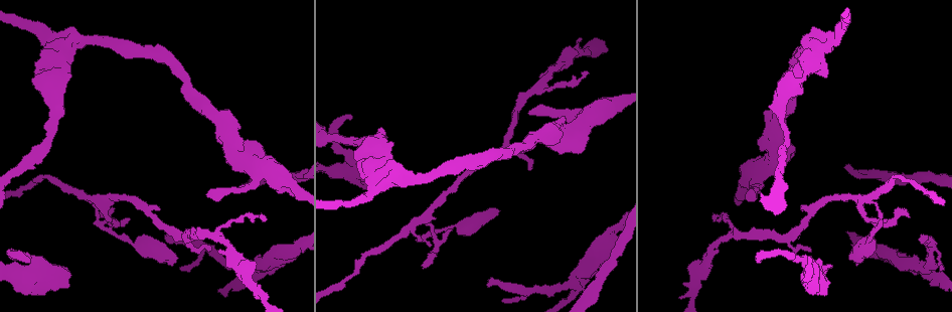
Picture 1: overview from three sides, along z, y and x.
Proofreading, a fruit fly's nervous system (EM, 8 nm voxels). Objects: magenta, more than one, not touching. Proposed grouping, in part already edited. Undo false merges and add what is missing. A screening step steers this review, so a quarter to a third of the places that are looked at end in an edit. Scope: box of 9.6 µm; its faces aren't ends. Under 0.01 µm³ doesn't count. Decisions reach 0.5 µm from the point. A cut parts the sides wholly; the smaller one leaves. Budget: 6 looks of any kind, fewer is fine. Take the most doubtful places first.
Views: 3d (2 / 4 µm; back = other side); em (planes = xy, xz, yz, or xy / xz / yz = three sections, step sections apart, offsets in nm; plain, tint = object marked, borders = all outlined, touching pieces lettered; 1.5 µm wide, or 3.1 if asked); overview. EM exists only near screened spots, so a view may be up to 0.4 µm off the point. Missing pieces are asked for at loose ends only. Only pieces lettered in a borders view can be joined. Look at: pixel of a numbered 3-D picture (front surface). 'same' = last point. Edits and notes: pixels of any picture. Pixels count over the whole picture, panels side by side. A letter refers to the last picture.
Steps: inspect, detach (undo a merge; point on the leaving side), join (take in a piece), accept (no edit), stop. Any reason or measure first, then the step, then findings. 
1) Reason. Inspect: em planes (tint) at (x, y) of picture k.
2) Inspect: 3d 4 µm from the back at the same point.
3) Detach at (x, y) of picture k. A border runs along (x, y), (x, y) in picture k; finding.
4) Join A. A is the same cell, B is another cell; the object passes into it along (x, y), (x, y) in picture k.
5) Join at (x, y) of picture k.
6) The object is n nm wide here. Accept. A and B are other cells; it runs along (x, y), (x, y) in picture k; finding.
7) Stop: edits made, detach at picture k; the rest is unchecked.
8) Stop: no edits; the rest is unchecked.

Thick end. Inspect: 3d 4 µm at (853, 259) of picture 1.

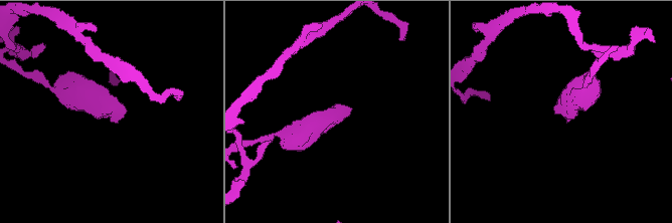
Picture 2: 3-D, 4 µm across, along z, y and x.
Inspect: em planes (borders) at (348, 113) of picture 2.

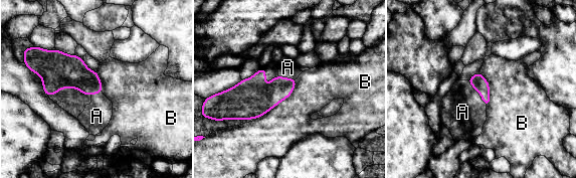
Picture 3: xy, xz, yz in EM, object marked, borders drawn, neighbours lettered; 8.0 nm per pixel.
Join at (462, 112) of picture 3. A is the same cell, B is another cell; it goes on there.

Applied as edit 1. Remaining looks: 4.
Inspect: overview.

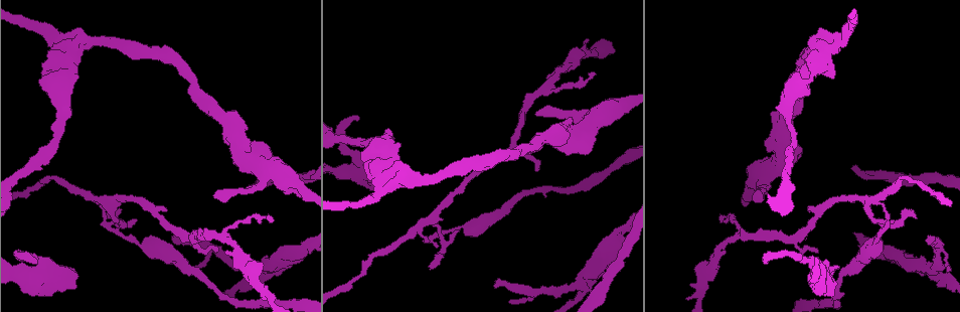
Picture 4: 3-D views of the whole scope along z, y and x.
Free end. Inspect: em planes (tint) at (833, 266) of picture 4.

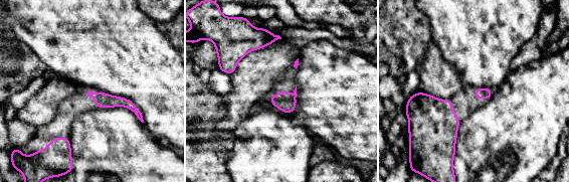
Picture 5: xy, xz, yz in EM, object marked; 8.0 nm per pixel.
Inspect: em planes (borders) at the same point.

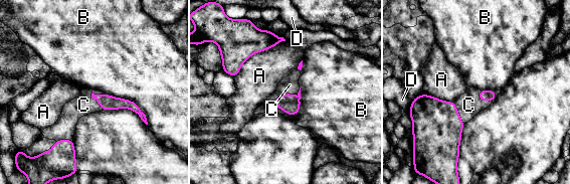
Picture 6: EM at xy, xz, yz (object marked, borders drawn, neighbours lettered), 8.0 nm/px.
Join at (290, 84) of picture 6. C is the same cell, A, B and D are other cells; the neuron continues.

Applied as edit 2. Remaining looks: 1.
A fork. Inspect: em planes (borders) at (789, 240) of picture 4.

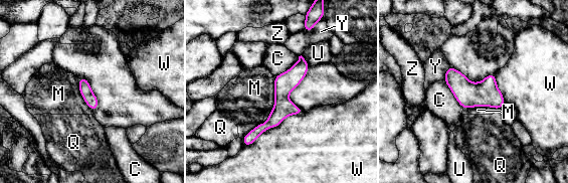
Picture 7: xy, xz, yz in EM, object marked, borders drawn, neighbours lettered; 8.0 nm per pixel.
The object is 100 nm wide here. Accept. C, M, Q, U, W, Y and Z are other cells; it runs along (301, 59), (281, 89), (281, 110), (246, 142) in picture 7; all the same neuron.

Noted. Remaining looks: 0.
Stop: edits made, join at picture 3, join at picture 6; the rest is unchecked.

